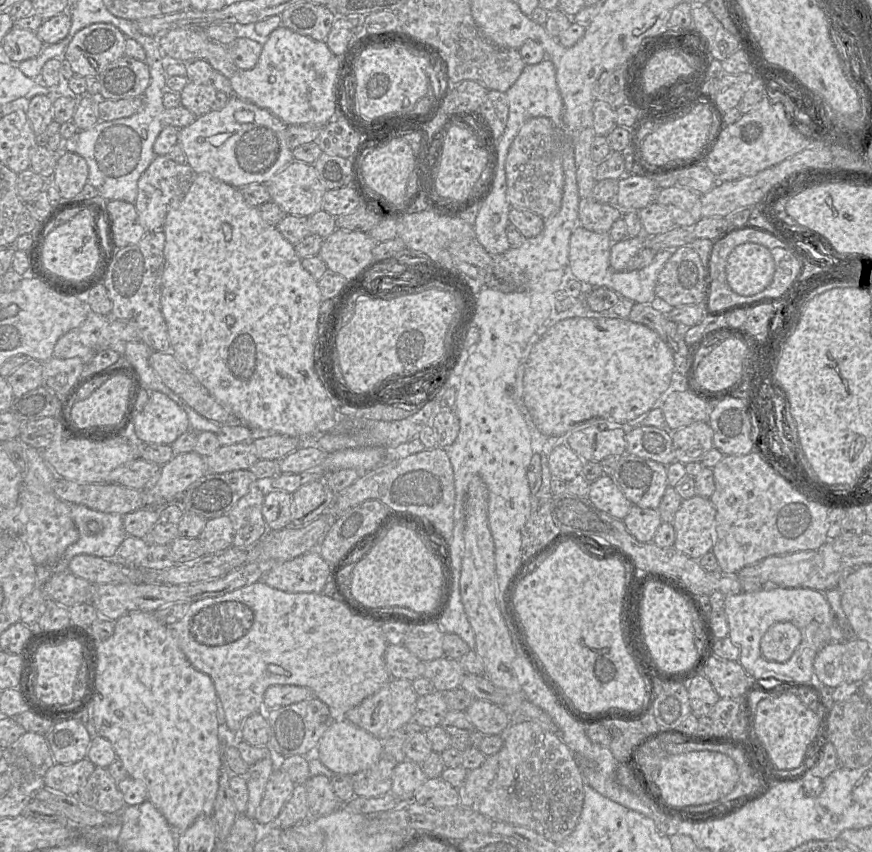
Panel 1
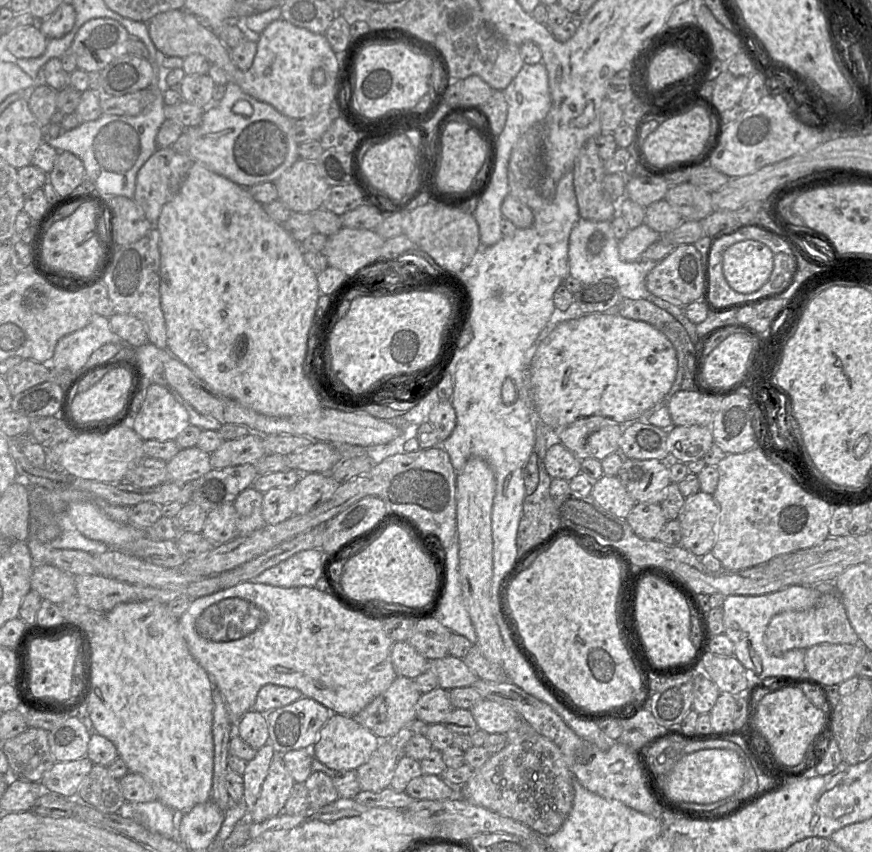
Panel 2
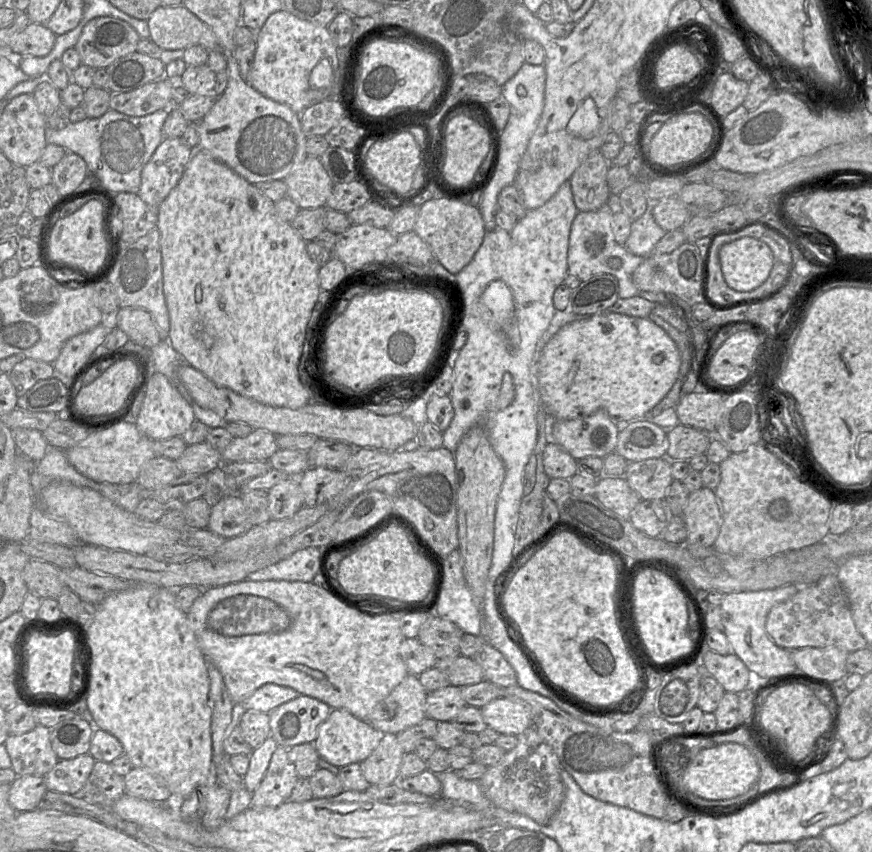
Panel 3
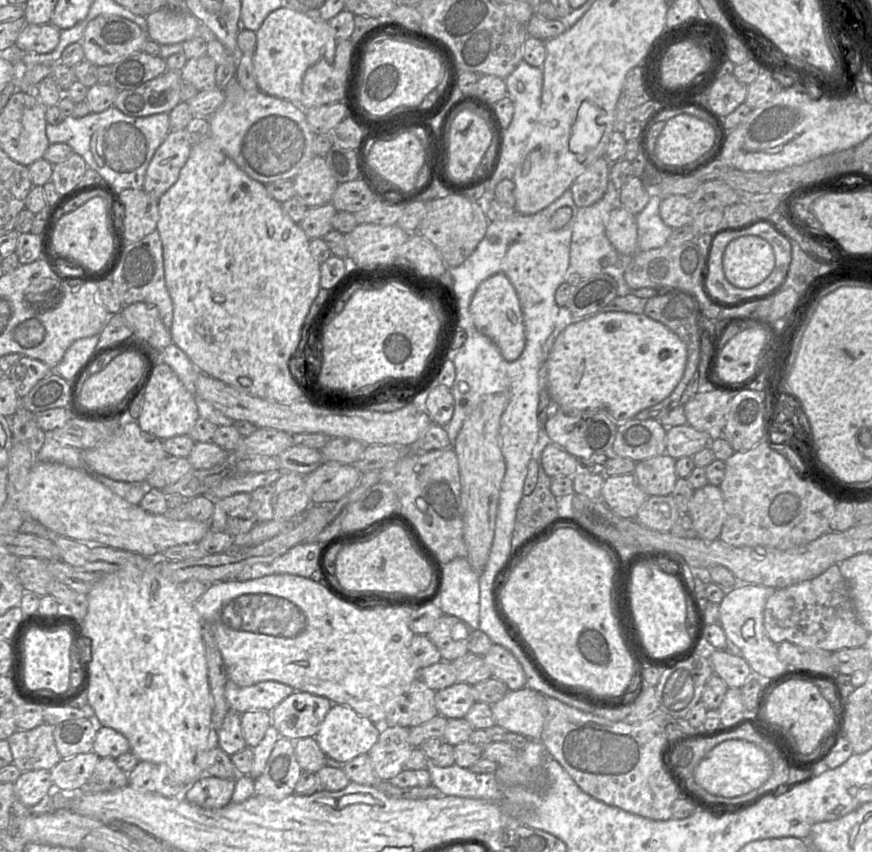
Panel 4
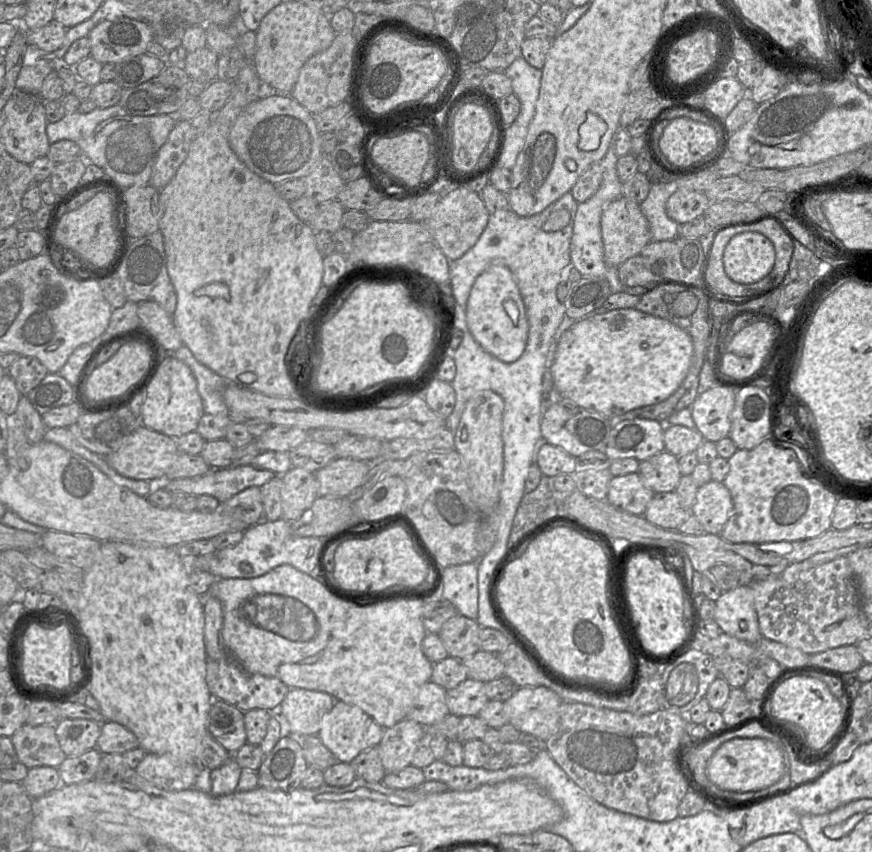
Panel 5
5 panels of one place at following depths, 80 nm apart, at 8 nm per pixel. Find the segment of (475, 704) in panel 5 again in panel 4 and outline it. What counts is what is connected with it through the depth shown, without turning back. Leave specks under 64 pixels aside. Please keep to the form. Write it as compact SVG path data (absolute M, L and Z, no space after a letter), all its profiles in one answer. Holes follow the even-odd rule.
M455 683L435 695L438 715L447 719L464 718L475 702L473 686L466 683Z

